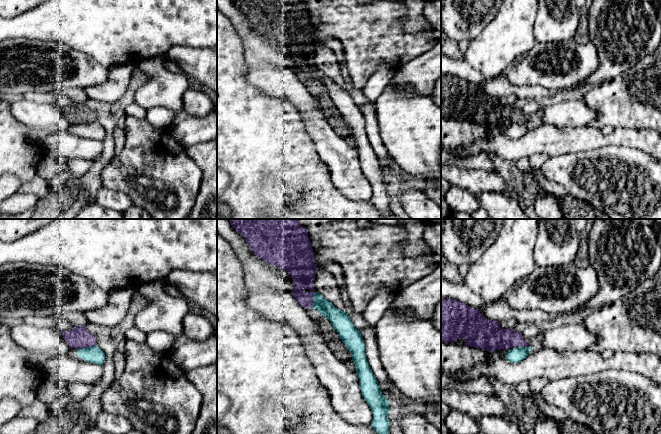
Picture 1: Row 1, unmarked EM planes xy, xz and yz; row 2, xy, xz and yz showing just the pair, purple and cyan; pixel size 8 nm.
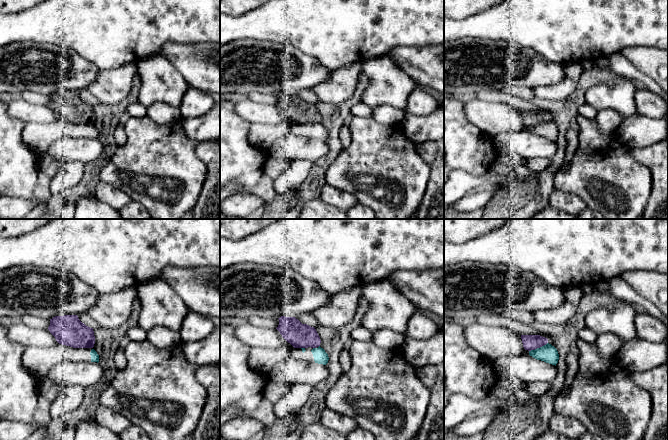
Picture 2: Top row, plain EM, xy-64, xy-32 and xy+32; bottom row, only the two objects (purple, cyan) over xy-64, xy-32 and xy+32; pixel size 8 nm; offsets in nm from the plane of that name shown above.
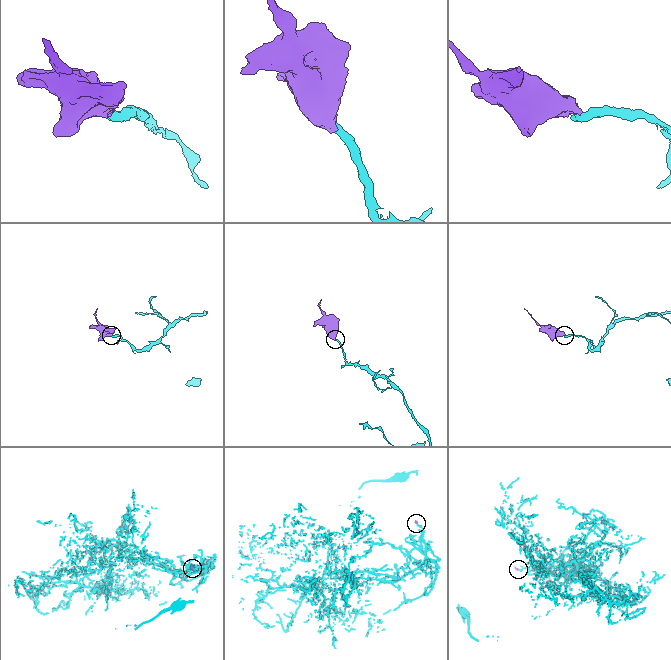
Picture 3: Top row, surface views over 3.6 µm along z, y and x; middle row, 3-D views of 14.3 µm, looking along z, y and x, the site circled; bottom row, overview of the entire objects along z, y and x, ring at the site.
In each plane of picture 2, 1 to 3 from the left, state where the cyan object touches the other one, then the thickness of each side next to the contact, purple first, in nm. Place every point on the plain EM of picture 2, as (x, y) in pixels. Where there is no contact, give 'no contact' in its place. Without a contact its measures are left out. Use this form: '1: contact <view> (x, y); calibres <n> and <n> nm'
1: no contact
2: contact xy-32 (314, 123); calibres 200 and 110 nm
3: contact xy+32 (538, 123); calibres 130 and 140 nm

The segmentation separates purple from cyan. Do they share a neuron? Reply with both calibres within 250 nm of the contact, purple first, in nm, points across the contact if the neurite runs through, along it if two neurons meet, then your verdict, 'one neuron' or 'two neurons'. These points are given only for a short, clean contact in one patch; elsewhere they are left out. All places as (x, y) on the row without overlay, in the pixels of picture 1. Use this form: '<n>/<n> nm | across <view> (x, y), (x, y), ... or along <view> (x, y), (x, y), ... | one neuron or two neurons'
170/140 nm | along xy (94, 120), (77, 125) | two neurons

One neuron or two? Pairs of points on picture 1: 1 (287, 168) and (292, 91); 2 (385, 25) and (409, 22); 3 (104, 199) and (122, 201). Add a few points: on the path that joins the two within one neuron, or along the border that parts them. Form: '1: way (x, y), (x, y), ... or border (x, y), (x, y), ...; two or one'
1: border (280, 99), (298, 113), (304, 127); two
2: border (404, 10), (403, 29), (422, 33); two
3: way (108, 199), (118, 201); one

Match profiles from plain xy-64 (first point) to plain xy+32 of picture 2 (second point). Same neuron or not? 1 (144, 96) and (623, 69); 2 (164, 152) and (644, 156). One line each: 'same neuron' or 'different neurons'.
1: different neurons
2: different neurons

